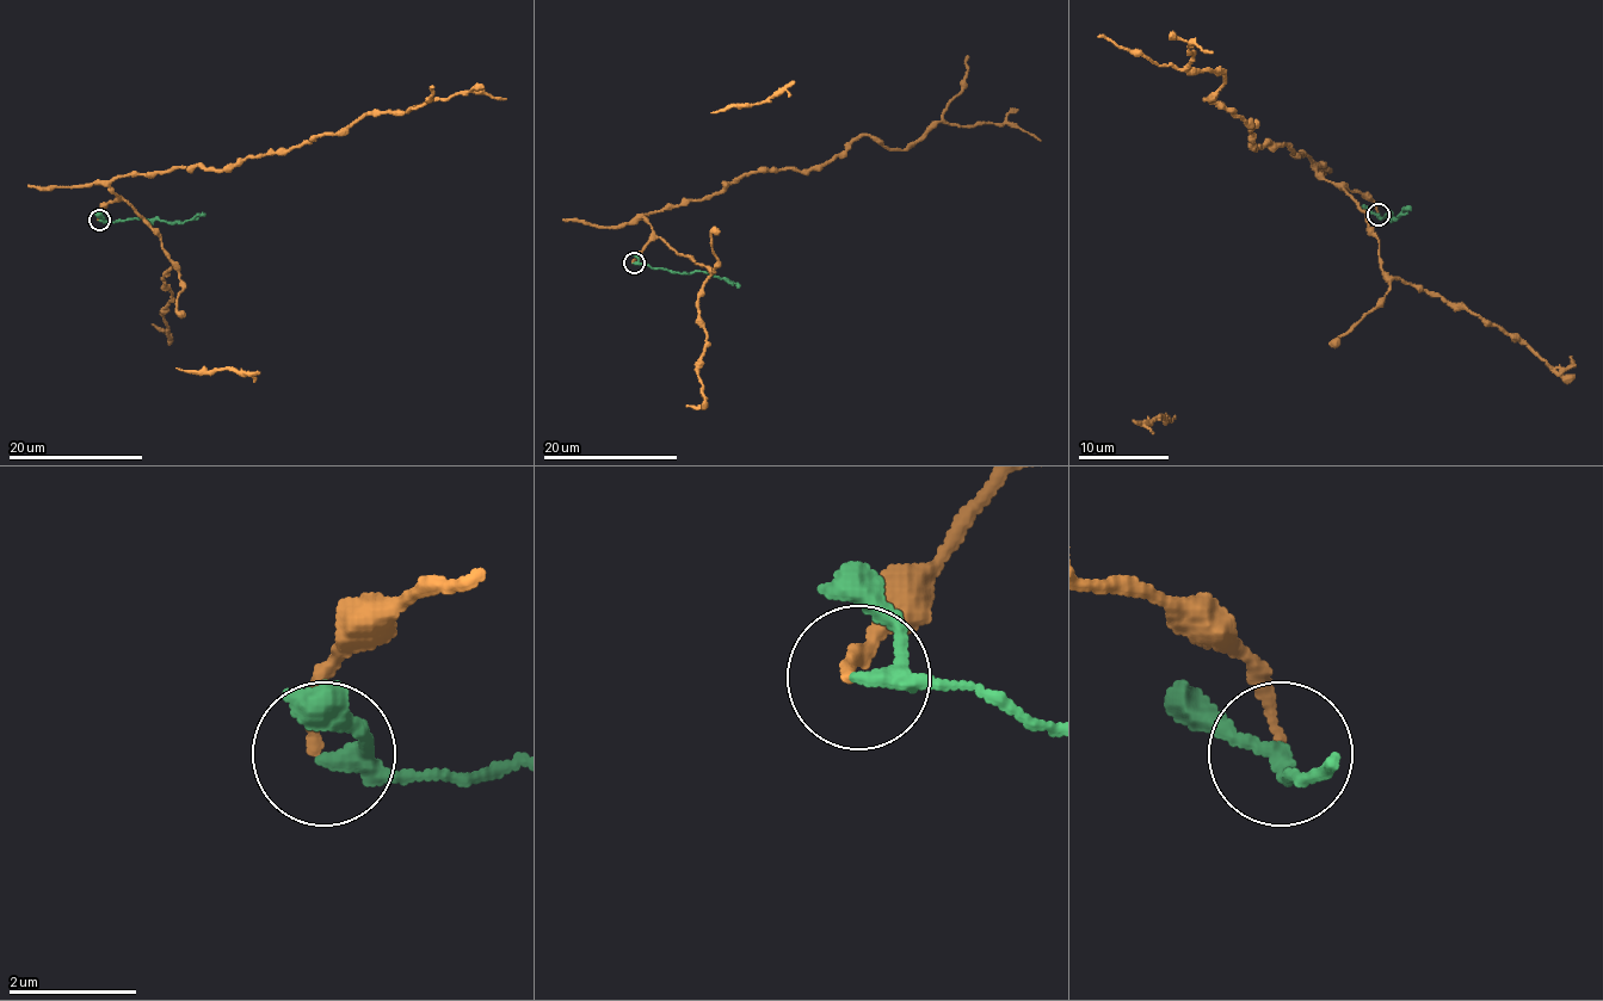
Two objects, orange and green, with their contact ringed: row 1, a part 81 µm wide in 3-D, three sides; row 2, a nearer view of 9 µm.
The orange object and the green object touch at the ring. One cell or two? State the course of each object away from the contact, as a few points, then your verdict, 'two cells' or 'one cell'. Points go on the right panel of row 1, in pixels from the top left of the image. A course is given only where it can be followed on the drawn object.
orange via (1378, 214), (1287, 143), (1255, 148), (1250, 123), (1204, 100), (1225, 73), (1187, 69), (1189, 42), (1212, 53) | green via (1378, 214), (1382, 218), (1391, 214), (1391, 218), (1409, 208) | two cells

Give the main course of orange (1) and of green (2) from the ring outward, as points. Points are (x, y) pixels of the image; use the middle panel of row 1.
1: (634, 263), (651, 212), (757, 172), (818, 168), (861, 135), (901, 149), (939, 122), (1016, 123), (1041, 140)
2: (634, 263), (676, 272), (709, 272), (740, 286)

